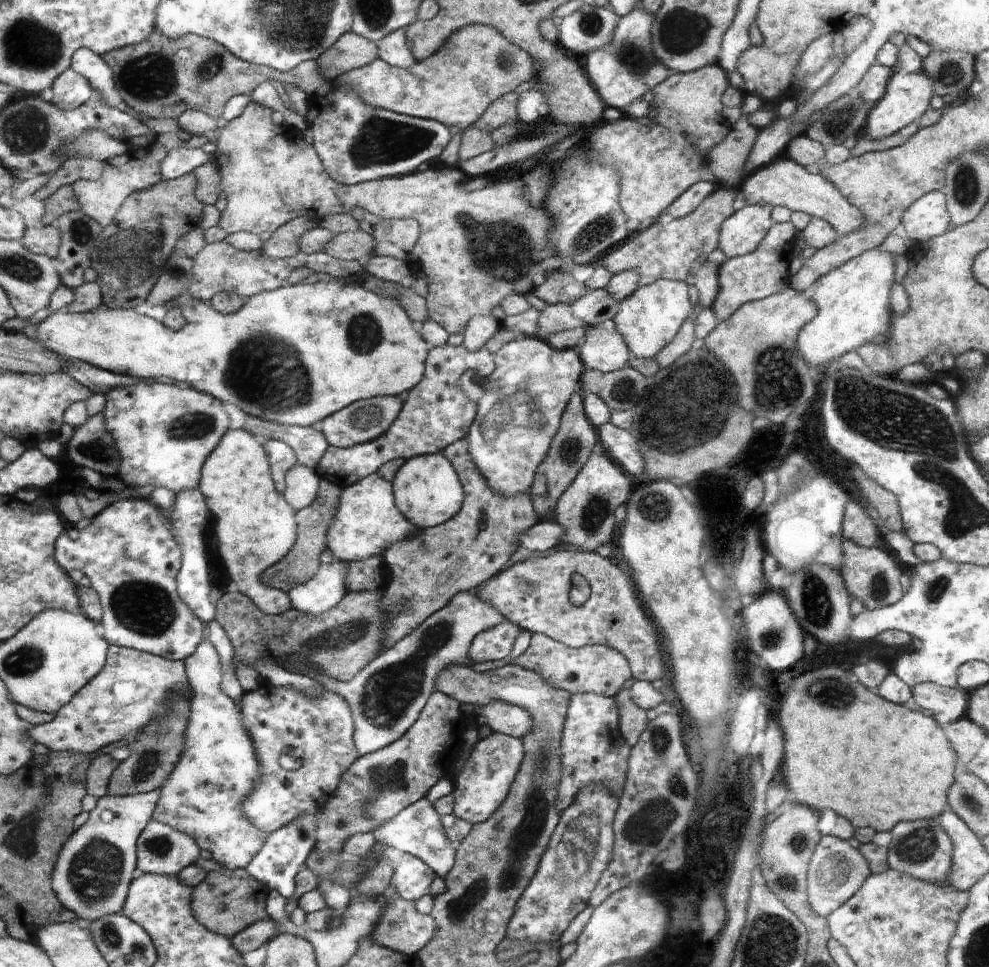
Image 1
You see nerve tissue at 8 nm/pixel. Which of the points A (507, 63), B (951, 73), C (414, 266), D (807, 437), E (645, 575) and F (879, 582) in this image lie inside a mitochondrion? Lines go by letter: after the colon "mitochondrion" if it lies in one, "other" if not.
A: mitochondrion
B: mitochondrion
C: other
D: other
E: other
F: mitochondrion

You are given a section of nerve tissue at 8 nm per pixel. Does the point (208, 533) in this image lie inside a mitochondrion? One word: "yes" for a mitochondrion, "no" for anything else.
no

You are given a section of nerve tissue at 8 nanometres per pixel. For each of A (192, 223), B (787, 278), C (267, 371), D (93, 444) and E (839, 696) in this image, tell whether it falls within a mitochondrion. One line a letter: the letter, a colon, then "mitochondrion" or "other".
A: other
B: other
C: mitochondrion
D: mitochondrion
E: mitochondrion

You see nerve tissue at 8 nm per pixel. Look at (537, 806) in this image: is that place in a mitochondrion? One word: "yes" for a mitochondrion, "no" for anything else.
yes

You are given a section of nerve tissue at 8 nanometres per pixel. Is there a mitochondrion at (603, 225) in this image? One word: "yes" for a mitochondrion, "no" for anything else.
yes

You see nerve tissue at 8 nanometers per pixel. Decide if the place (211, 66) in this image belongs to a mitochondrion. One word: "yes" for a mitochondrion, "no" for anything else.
yes

